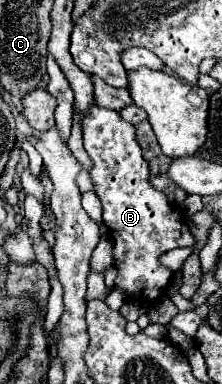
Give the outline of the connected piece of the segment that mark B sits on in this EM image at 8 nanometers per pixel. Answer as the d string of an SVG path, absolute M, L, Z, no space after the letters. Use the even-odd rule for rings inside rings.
M91 104L91 112L83 118L83 144L93 160L91 174L95 192L101 198L103 220L115 244L113 256L119 272L115 286L129 292L127 298L131 300L153 302L171 280L171 272L159 264L159 256L173 248L192 247L195 240L167 196L151 186L149 168L143 160L133 124L127 124L115 110Z

